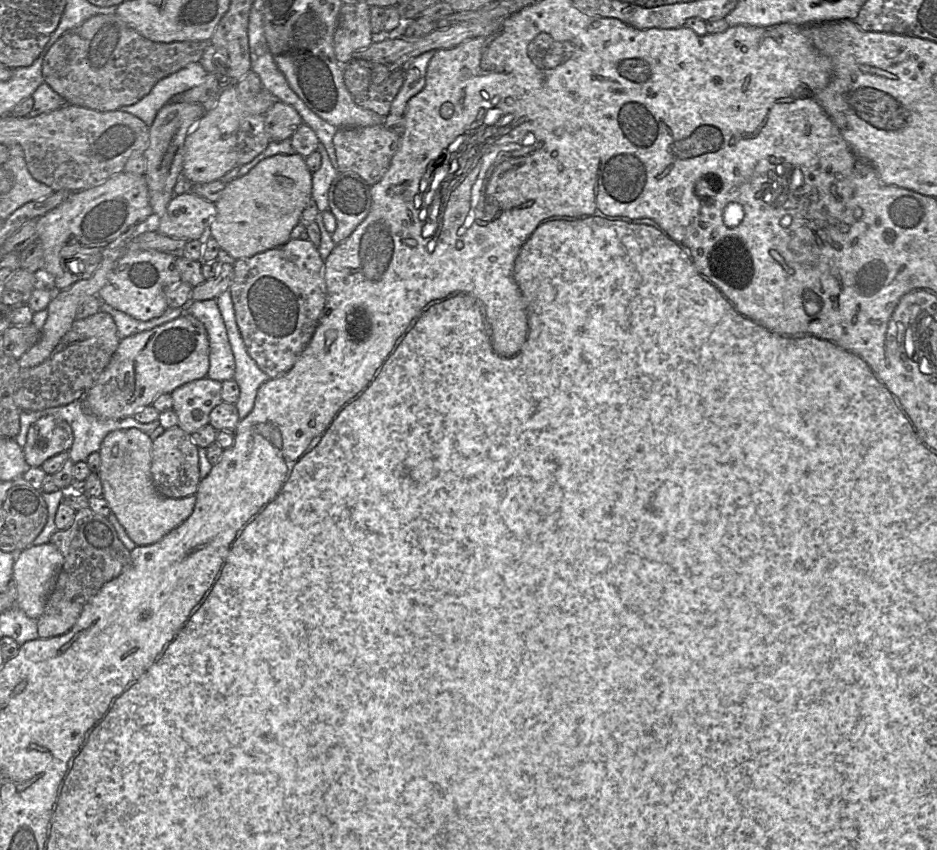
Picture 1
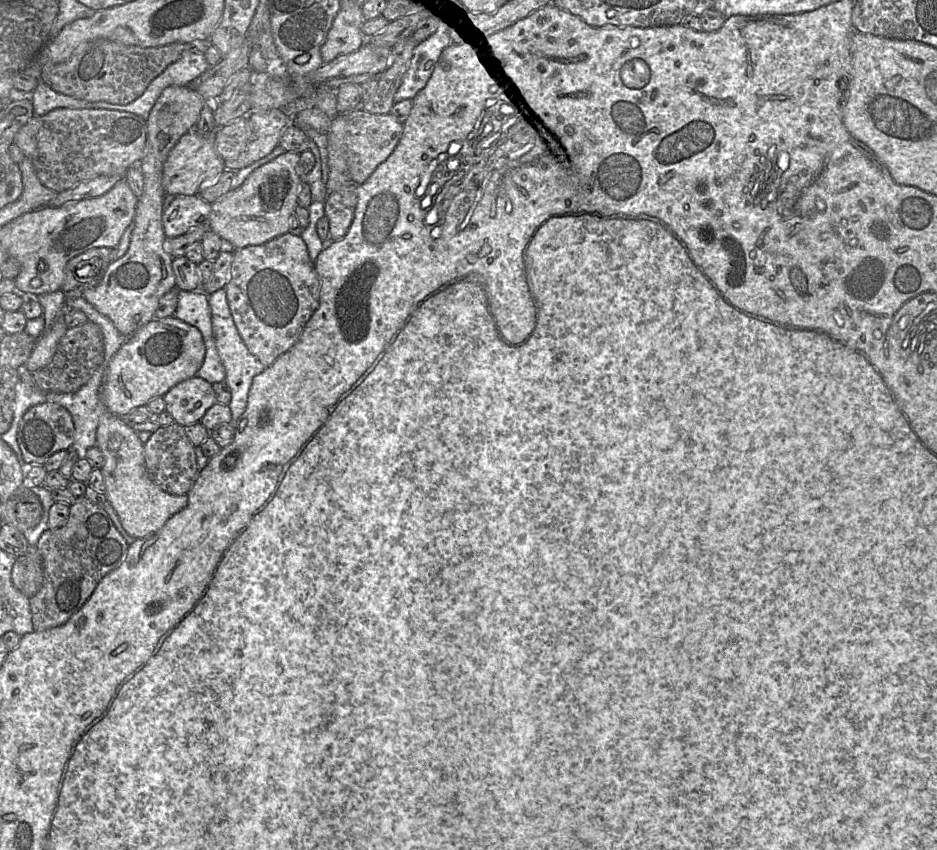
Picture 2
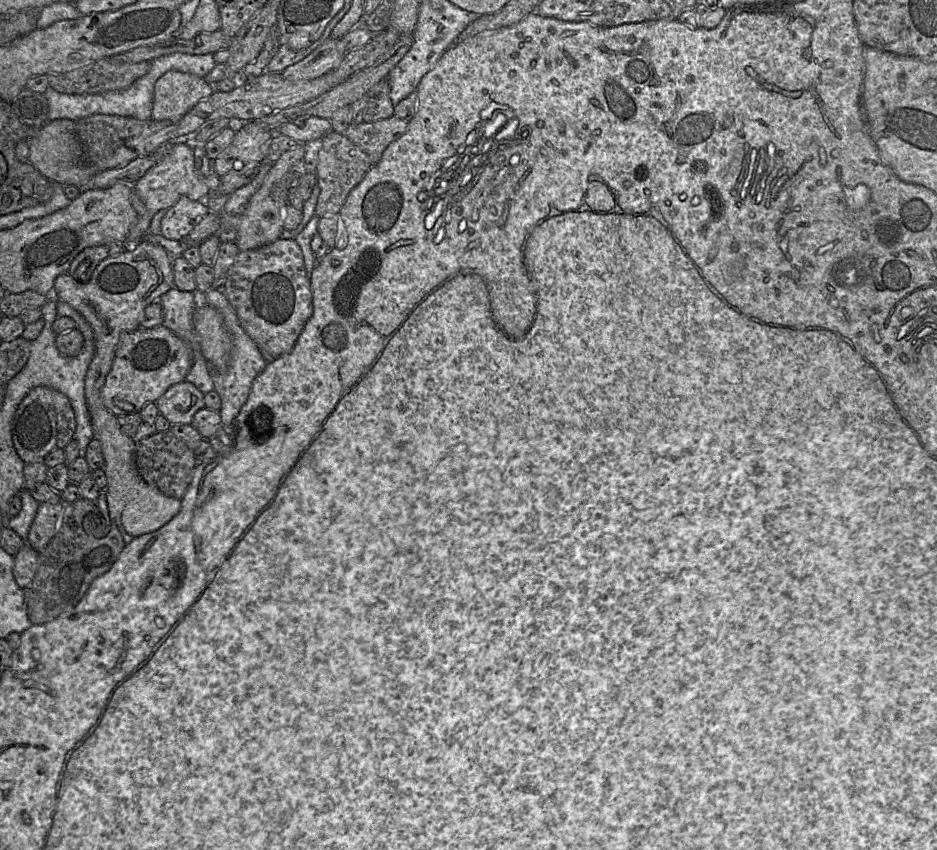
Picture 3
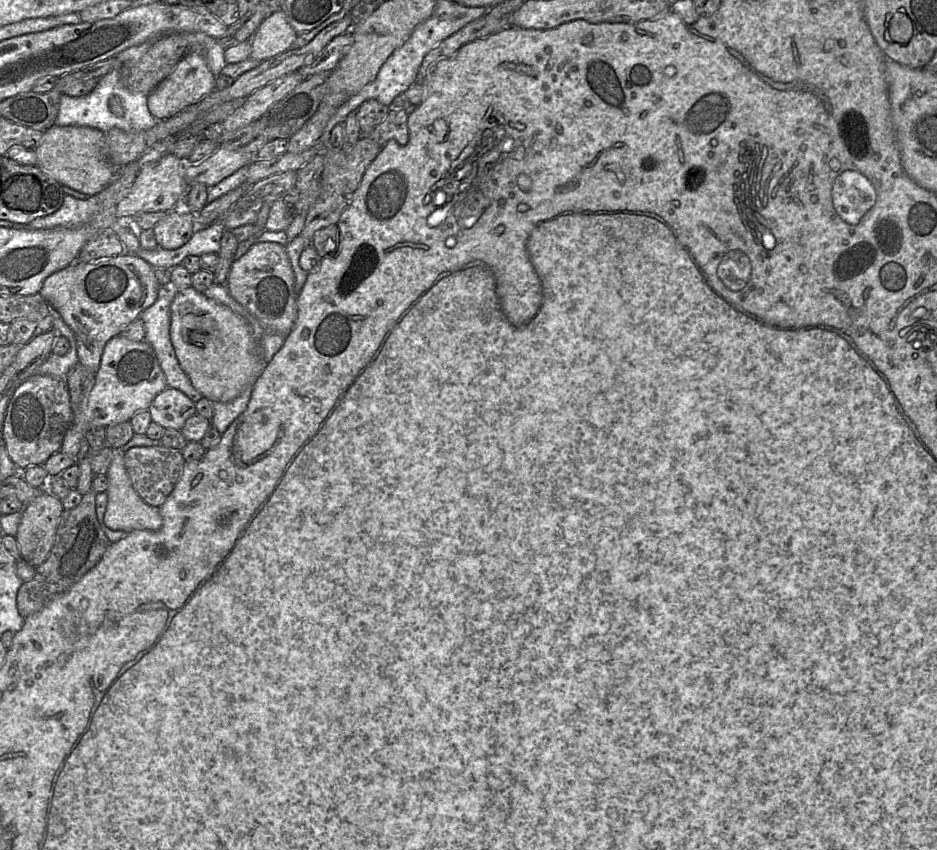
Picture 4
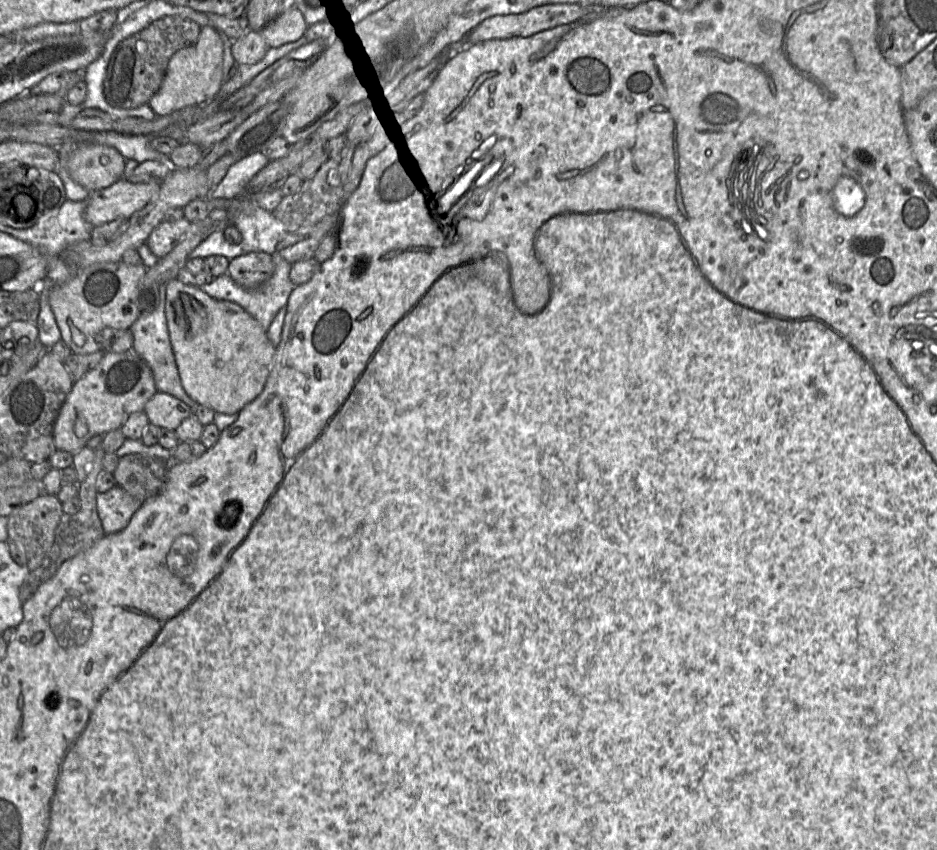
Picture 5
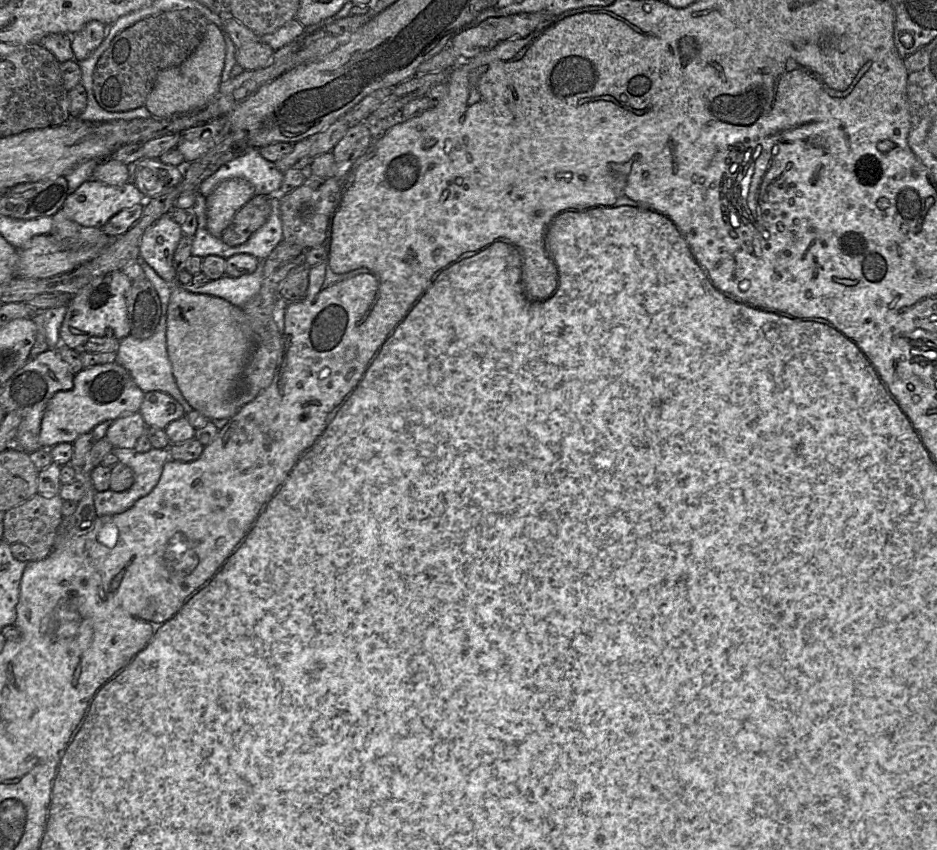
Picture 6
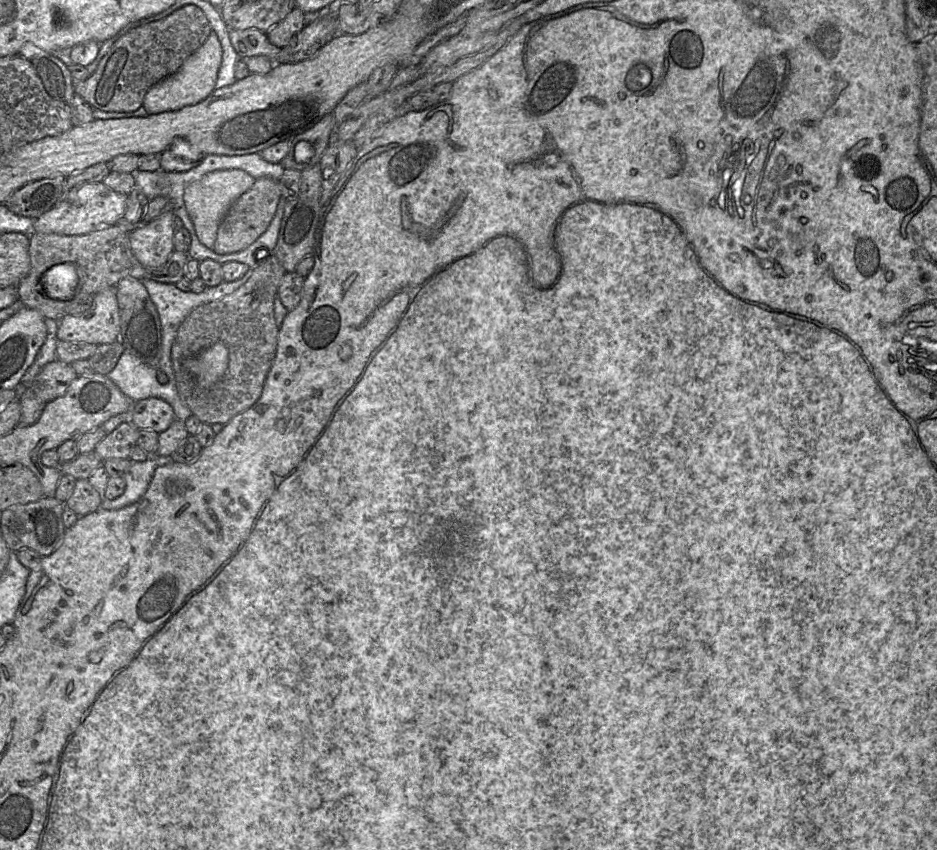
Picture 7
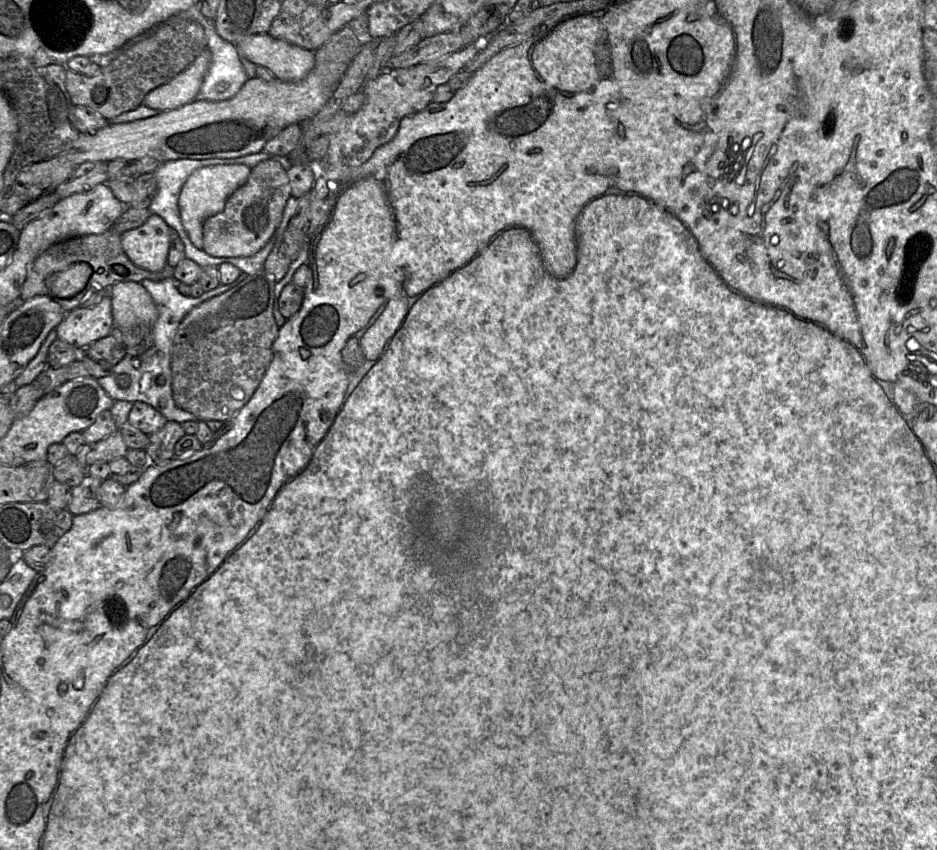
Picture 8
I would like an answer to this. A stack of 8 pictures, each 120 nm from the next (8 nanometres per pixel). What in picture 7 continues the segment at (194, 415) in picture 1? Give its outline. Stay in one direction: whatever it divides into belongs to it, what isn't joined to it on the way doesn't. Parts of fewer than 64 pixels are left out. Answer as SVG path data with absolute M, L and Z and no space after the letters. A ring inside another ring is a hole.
M157 397L136 401L130 413L130 422L137 429L148 429L157 433L165 431L175 419L172 406Z

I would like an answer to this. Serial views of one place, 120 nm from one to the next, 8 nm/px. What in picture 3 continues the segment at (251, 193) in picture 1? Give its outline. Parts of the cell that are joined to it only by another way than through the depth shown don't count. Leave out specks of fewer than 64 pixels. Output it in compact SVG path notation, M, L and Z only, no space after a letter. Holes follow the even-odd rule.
M298 143L294 148L284 152L280 158L271 165L261 187L250 198L244 210L236 215L225 212L220 214L221 229L233 229L237 232L236 245L240 251L256 249L280 239L283 228L283 214L288 204L288 172L297 162L303 160L305 145Z

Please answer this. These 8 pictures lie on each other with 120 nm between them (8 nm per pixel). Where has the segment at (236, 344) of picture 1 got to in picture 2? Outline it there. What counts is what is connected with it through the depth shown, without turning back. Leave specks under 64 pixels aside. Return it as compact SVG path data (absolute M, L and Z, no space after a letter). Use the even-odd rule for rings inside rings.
M222 288L218 292L215 291L209 294L208 302L211 309L212 328L216 348L226 372L224 382L231 391L231 400L228 406L231 410L232 421L236 422L246 410L253 378L263 372L268 366L265 366L254 356L243 342L230 312L225 289Z

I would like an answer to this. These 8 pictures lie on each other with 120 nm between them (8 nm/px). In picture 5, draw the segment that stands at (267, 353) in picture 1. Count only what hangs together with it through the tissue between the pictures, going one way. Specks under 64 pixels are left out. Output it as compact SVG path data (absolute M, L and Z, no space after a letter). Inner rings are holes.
M253 251L229 260L226 274L243 288L254 290L265 284L273 271L272 255Z

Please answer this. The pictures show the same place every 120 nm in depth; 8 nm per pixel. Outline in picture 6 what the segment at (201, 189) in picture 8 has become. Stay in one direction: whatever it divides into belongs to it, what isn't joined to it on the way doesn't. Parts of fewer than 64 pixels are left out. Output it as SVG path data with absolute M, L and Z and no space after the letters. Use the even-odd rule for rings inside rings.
M242 178L228 179L218 184L206 196L206 223L209 233L221 237L238 210L255 194L254 187Z

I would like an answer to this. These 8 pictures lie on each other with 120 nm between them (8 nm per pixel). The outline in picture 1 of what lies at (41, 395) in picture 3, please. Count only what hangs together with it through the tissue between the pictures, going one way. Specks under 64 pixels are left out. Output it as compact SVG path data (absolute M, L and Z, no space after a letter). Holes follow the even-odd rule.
M55 416L41 417L29 427L24 458L29 467L41 467L50 457L69 451L73 443L73 431L63 419Z

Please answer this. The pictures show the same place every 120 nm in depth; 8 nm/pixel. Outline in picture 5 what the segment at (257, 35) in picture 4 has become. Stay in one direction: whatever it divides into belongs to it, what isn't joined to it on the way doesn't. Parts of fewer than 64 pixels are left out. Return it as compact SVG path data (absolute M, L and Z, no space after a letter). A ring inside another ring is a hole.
M294 6L267 24L259 32L261 32L269 48L276 48L297 41L307 28L308 25L302 13Z

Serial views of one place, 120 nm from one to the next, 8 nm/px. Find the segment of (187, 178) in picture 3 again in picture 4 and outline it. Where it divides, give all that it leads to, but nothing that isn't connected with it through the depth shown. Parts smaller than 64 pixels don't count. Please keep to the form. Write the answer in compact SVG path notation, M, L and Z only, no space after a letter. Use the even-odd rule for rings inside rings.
M170 153L156 161L142 164L130 192L117 204L117 216L134 218L141 212L170 211L181 207L188 190L185 181L186 165L185 160Z

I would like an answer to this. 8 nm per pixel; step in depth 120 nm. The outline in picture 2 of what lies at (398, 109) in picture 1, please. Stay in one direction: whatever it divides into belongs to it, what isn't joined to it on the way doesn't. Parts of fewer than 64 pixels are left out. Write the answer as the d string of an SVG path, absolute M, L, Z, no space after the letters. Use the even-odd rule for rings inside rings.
M443 20L443 24L426 40L417 44L401 85L394 95L394 103L413 99L431 77L442 51L452 44L449 26L454 20Z

